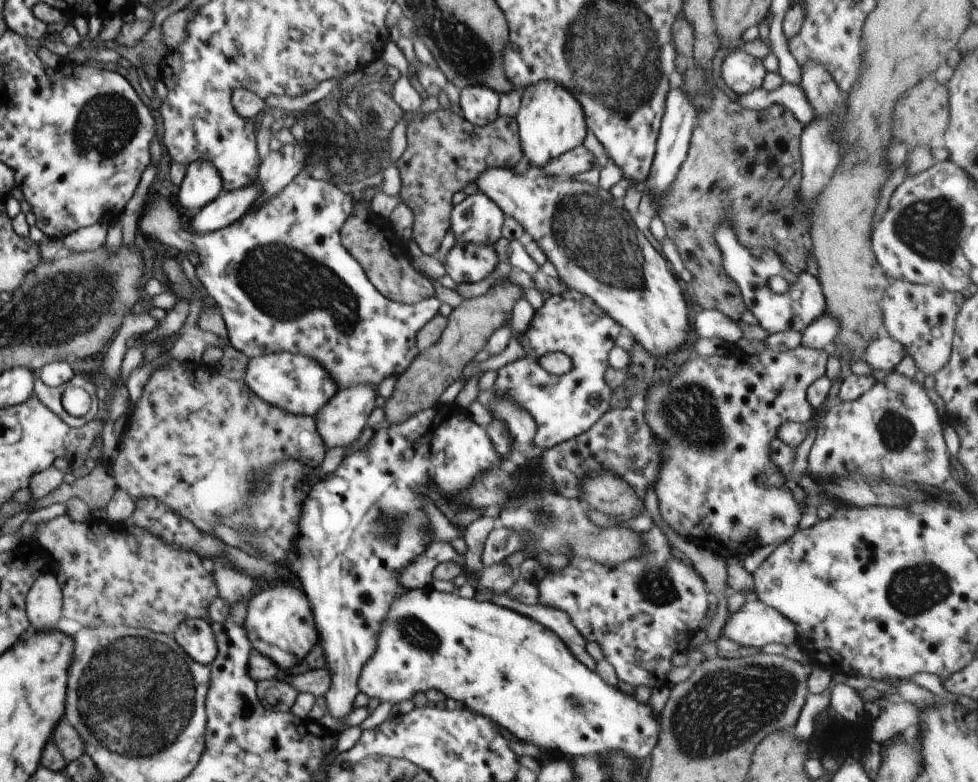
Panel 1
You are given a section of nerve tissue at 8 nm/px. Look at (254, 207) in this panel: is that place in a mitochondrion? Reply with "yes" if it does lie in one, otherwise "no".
no

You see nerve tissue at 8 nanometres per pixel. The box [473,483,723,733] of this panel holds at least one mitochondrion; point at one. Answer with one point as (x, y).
(653, 582)

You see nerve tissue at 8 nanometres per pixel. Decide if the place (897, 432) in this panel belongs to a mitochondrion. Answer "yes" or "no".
yes

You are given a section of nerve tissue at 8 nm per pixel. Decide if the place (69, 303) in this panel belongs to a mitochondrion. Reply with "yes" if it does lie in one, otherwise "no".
yes

